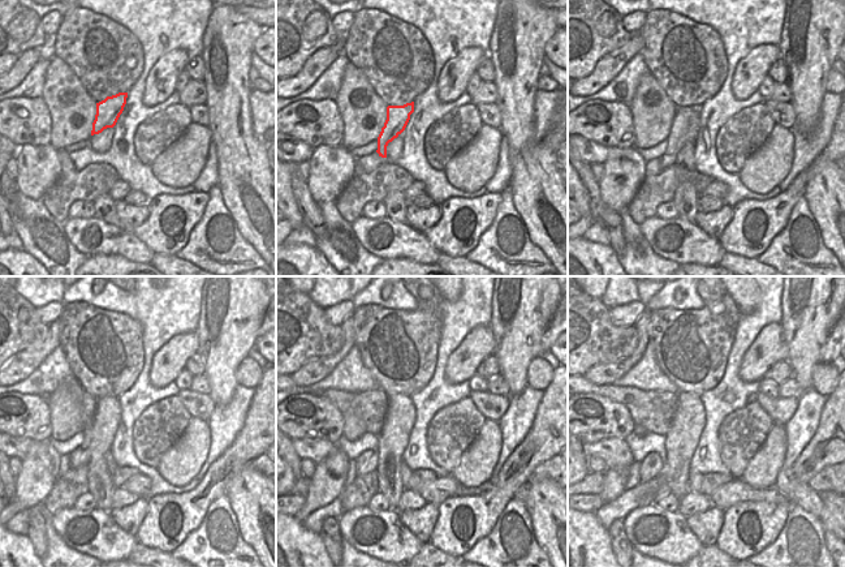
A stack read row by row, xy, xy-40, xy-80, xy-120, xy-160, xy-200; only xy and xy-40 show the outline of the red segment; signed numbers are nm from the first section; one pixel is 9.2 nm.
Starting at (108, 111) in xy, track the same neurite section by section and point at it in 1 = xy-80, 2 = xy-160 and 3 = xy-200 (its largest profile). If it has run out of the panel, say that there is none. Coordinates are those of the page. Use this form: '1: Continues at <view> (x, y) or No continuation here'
1: Continues at xy-80 (676, 140)
2: Continues at xy-160 (367, 462)
3: Continues at xy-200 (652, 465)

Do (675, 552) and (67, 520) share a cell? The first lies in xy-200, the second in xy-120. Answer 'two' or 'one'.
one

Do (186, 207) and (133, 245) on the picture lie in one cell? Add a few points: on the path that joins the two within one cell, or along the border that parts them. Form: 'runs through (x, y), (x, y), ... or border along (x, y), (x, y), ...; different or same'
border along (113, 226), (134, 233), (154, 252); different

